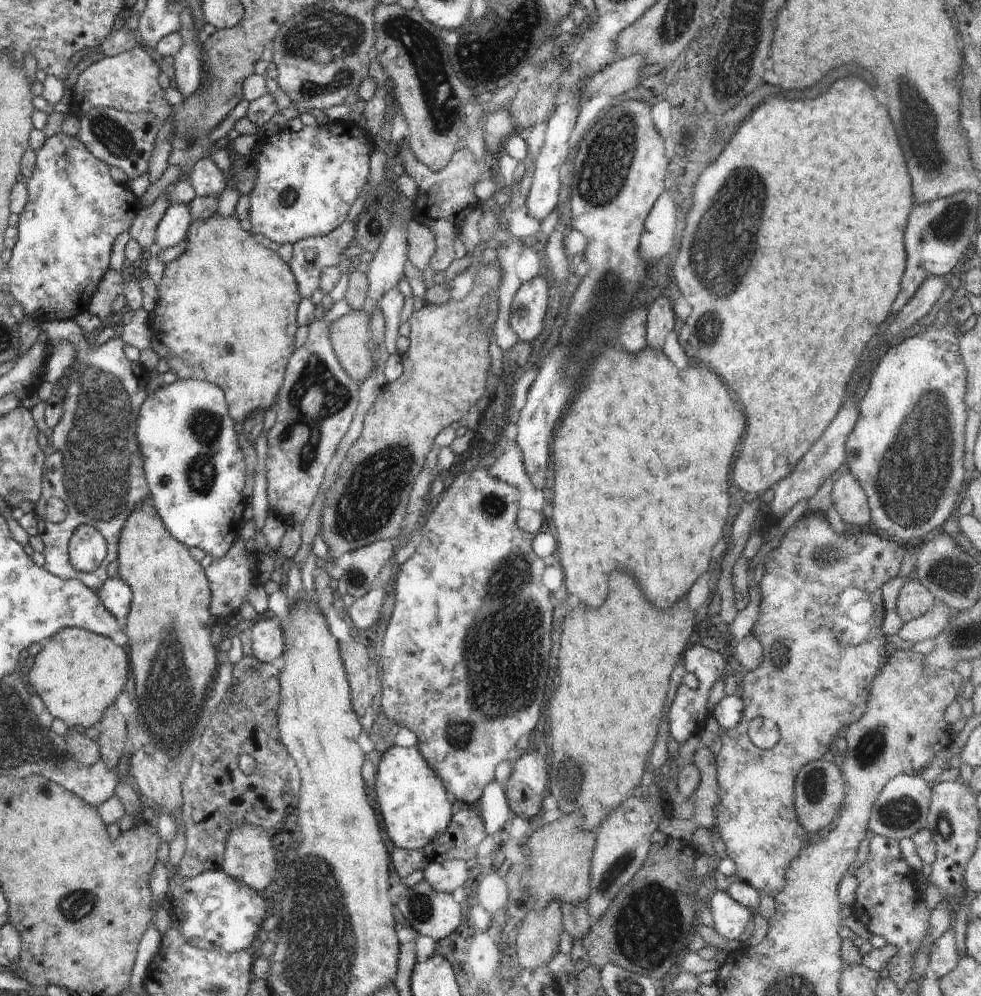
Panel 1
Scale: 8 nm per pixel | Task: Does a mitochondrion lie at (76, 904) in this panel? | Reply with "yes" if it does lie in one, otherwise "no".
yes

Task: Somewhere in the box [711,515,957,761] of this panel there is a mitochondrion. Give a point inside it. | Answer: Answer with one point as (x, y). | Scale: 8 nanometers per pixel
(826, 553)

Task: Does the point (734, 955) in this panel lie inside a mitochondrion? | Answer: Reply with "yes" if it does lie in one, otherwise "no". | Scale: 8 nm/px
no

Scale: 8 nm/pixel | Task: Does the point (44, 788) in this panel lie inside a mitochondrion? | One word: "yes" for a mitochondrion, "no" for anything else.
yes

